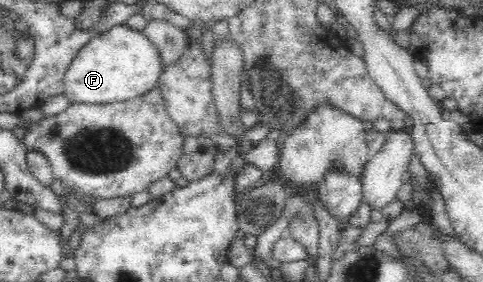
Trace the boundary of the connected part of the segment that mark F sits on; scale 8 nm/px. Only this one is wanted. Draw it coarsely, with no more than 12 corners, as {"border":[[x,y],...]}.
{"border":[[108,26],[74,55],[71,103],[135,98],[158,84],[144,32]]}

